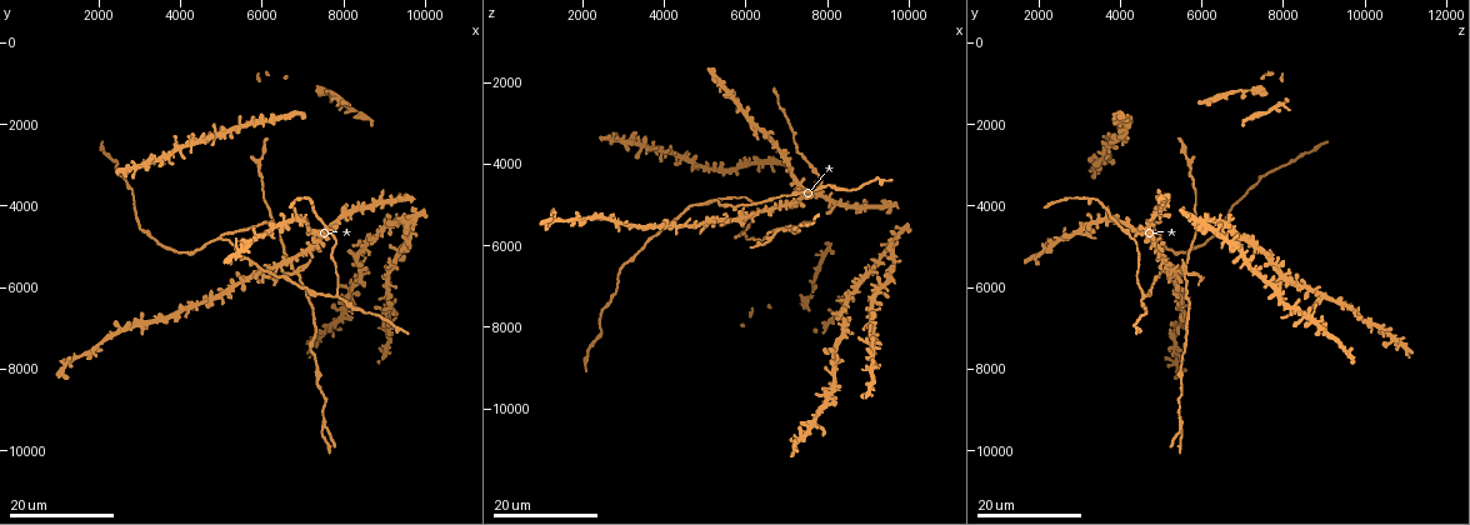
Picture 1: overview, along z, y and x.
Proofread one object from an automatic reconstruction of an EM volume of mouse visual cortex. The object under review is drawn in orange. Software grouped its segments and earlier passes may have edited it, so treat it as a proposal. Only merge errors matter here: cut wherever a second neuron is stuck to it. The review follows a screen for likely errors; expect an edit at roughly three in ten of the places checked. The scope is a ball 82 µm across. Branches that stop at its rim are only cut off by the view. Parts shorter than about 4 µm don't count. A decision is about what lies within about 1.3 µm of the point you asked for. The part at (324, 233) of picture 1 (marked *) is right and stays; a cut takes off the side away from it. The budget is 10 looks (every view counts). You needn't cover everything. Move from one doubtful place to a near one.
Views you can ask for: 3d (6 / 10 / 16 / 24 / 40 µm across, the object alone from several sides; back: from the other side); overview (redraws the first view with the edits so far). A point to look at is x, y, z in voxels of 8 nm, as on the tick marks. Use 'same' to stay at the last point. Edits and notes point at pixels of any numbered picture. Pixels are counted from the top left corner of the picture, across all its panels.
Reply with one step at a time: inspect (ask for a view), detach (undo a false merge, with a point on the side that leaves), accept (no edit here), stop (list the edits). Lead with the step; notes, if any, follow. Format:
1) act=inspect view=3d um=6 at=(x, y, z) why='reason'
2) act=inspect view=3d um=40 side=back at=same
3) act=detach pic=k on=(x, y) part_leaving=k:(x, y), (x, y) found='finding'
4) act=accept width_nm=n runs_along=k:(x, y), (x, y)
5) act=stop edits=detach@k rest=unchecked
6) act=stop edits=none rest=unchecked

act=inspect view=3d um=24 at=(7200, 3850, 3350) why='thick turns thin'

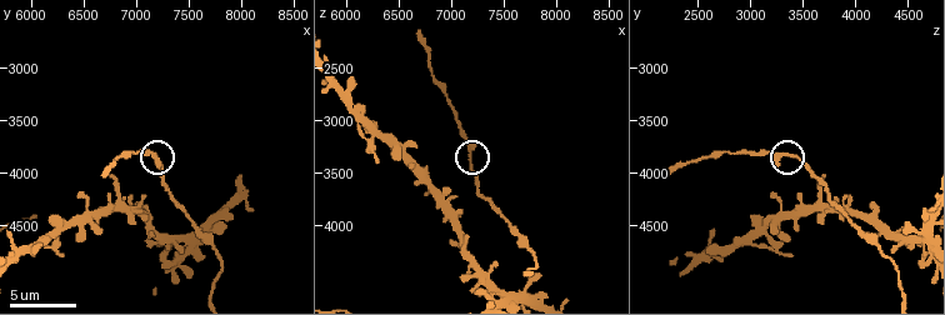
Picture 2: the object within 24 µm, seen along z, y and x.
act=inspect view=3d um=10 at=(7200, 3840, 3360)

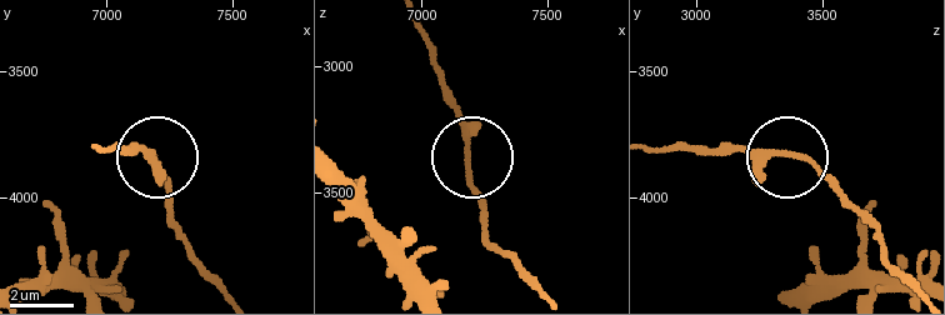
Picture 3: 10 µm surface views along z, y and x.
act=accept arms=3 runs_along=3:(920, 293), (880, 236), (808, 164), (714, 148) found='continuous, no second neuron'

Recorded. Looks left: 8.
act=inspect view=3d um=16 at=(9100, 4350, 6650) why='four or more arms meet'

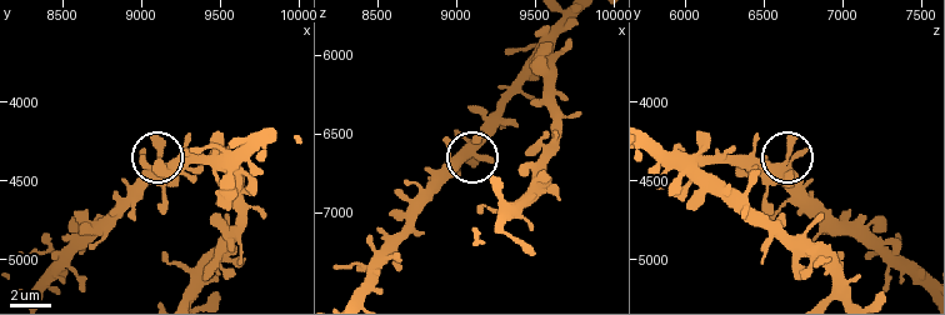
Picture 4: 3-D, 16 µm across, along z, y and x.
act=inspect view=3d um=6 at=same

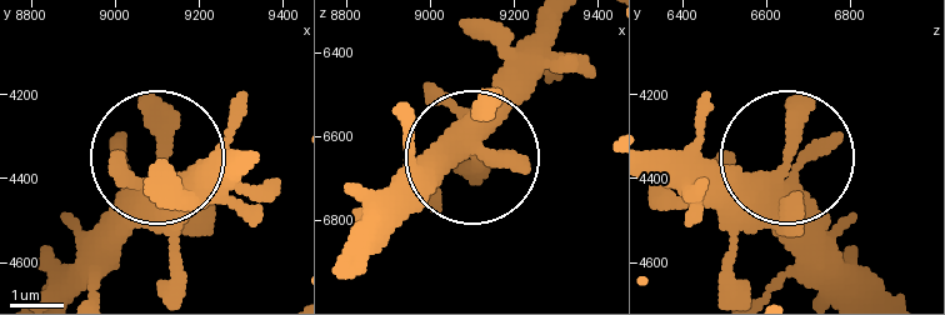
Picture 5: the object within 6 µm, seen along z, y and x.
act=accept side_arm_um=34 found='continuous, no second neuron'

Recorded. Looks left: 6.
act=inspect view=3d um=24 at=(4950, 4700, 5000)

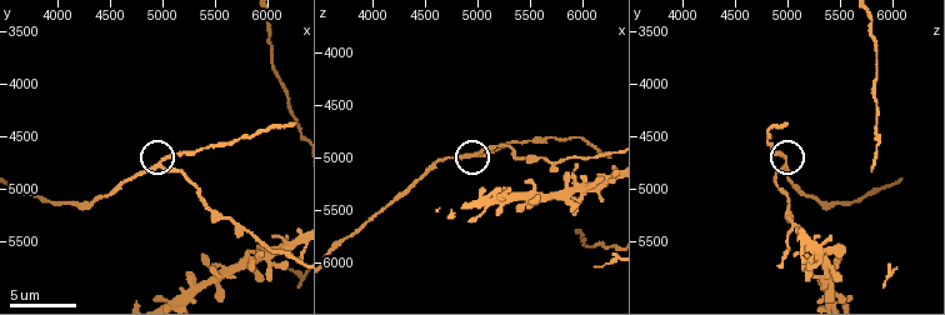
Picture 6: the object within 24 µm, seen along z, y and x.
act=inspect view=3d um=10 at=(4980, 4740, 5000) why='zoom in'

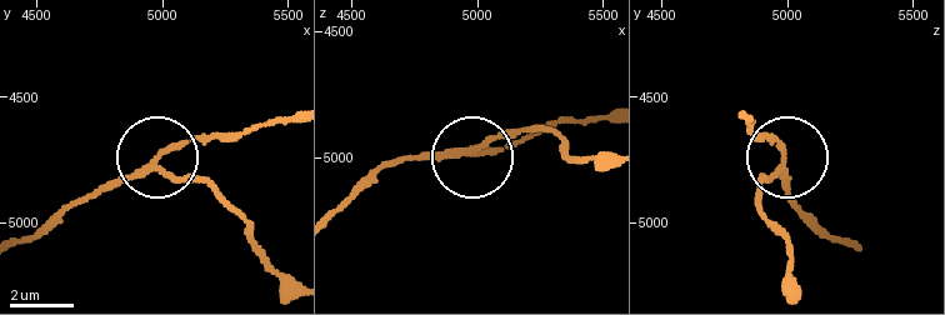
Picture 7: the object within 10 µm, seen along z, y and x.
act=detach pic=7 on=(171, 149) part_leaving=7:(131, 179), (185, 144), (259, 123), (290, 123) found='two neurons meet here'

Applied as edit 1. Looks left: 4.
act=inspect view=3d um=10 at=(6020, 5600, 4980) why='branch point'

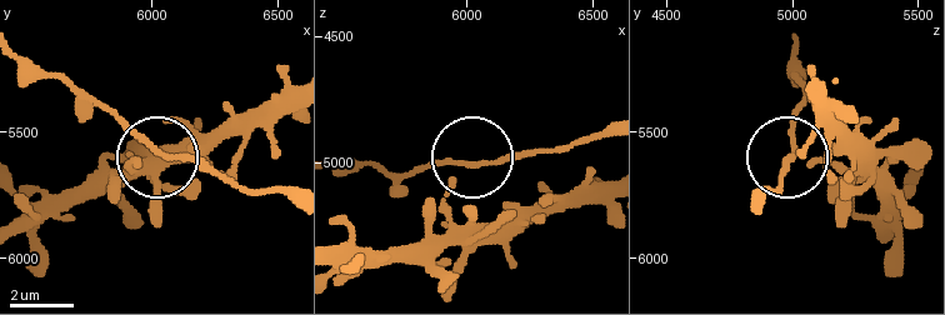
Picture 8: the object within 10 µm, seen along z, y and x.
act=inspect view=3d um=6 at=(6010, 5570, 5020)

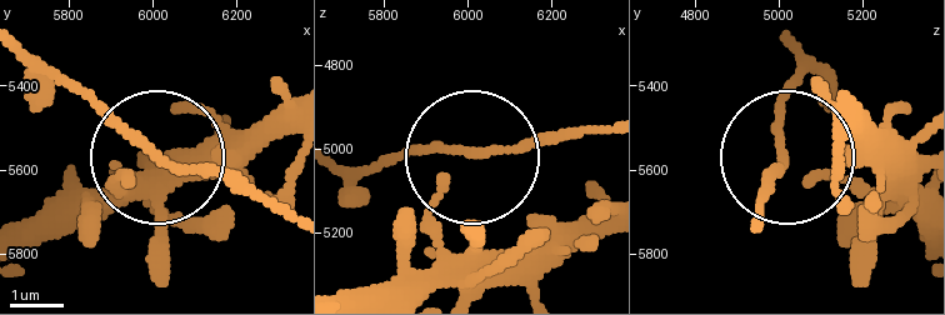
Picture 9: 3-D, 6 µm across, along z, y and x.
act=accept arms=3 found='continuous, no second neuron'

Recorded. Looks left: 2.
act=stop edits=detach@7 rest=unchecked

